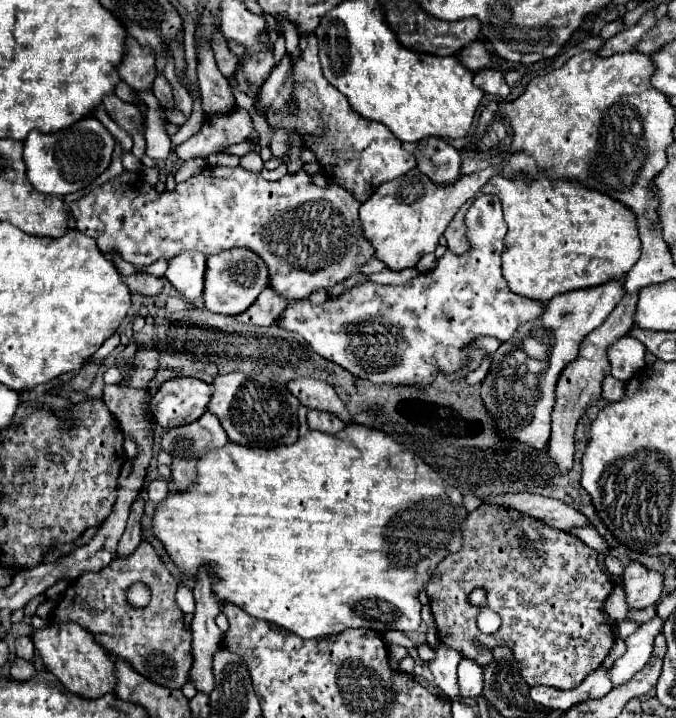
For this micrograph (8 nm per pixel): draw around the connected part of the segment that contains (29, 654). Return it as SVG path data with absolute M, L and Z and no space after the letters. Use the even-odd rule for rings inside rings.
M19 636L17 638L17 656L23 656L29 662L35 662L35 646L29 636Z

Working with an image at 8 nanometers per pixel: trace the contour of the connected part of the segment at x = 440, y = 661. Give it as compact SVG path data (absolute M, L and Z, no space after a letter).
M439 642L435 648L435 658L429 660L429 670L435 678L435 684L445 692L447 698L457 698L459 696L459 686L457 686L457 664L461 662L461 654L455 650L449 650L443 642Z

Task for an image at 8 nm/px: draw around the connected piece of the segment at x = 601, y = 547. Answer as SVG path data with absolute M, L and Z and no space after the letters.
M584 527L573 529L568 533L576 536L590 548L596 550L598 553L609 554L609 547L606 541L601 538L598 532L593 527Z

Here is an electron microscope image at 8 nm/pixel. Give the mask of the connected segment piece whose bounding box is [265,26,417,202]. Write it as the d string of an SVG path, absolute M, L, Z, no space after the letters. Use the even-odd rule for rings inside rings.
M299 26L295 28L299 34L301 56L291 58L295 82L293 100L287 112L277 112L269 108L265 116L267 124L273 130L273 134L269 136L271 154L273 158L283 158L293 144L287 134L297 134L301 146L309 148L317 156L317 164L323 168L329 184L339 184L341 188L349 190L353 198L357 198L357 202L365 202L369 200L369 194L377 190L377 186L415 168L417 160L411 152L403 150L401 142L393 138L391 130L387 130L385 124L369 122L351 110L347 98L337 88L333 88L321 72L315 32L303 34ZM317 128L321 130L319 134Z

